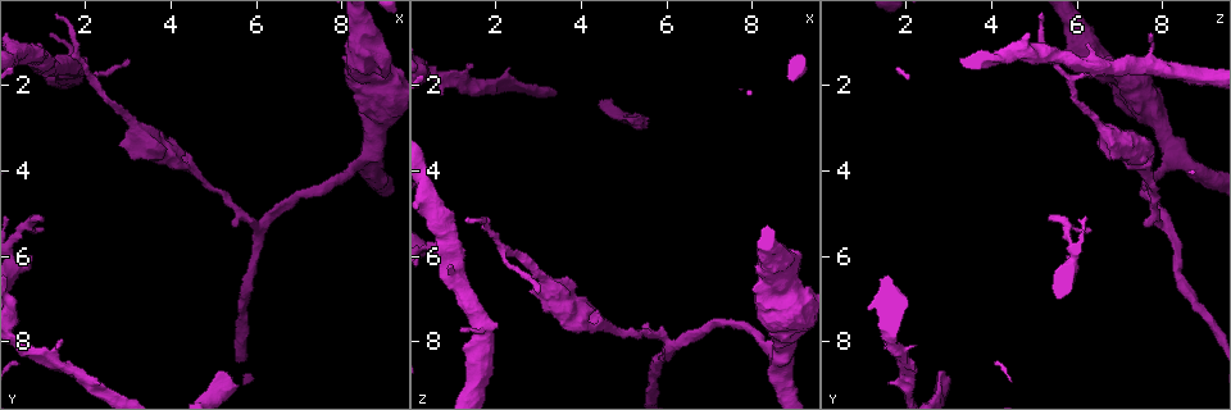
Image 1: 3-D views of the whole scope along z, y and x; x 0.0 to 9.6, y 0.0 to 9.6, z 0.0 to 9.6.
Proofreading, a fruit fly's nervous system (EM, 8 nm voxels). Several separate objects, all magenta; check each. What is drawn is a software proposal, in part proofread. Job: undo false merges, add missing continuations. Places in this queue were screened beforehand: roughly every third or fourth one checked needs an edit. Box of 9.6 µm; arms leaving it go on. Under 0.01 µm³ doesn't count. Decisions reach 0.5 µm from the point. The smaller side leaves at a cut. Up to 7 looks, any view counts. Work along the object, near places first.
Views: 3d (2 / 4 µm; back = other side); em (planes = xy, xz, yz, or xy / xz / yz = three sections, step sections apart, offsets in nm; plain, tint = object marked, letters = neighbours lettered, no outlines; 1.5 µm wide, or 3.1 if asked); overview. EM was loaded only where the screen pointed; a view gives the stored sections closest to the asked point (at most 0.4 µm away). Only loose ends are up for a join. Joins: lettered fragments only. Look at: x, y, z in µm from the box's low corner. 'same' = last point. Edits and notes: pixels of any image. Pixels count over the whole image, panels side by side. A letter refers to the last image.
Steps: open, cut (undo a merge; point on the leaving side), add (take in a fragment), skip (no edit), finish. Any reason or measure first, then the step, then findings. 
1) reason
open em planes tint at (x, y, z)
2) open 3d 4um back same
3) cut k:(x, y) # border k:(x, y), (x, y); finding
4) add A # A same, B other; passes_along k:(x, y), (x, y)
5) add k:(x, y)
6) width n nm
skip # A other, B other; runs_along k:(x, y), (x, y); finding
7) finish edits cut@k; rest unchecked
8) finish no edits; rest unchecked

open 3d 2um at (6.15, 5.25, 8.05)

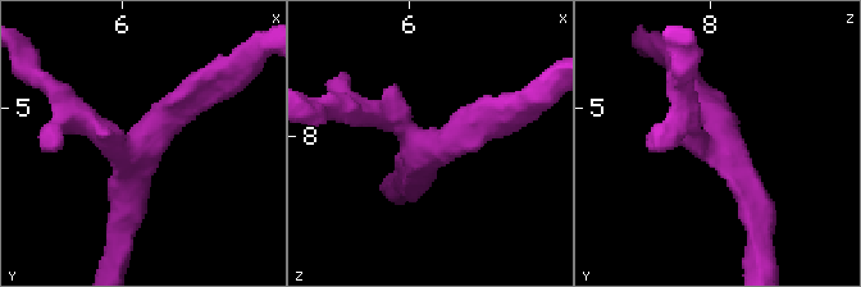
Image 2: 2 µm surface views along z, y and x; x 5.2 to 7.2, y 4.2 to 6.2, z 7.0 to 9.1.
arms 3; arm_widths 170, 200, 200 nm; need the tissue
open em planes letters at (6.12, 5.26, 8.10)

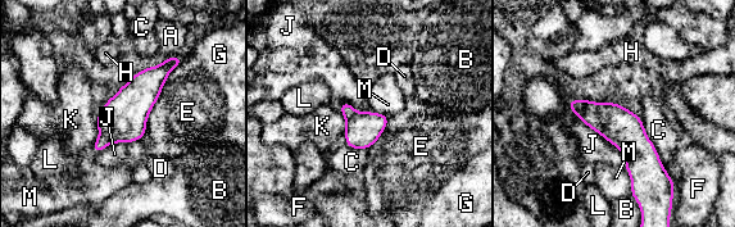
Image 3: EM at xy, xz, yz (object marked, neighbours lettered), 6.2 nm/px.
skip # A other, B other, C other, D other, E other, F other, G other, H other, J other, K other, L other, M other; runs_along 3:(176, 59), (136, 98), (96, 148); continuous, no second neuron

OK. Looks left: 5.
open 3d 4um at (1.20, 0.75, 7.75)

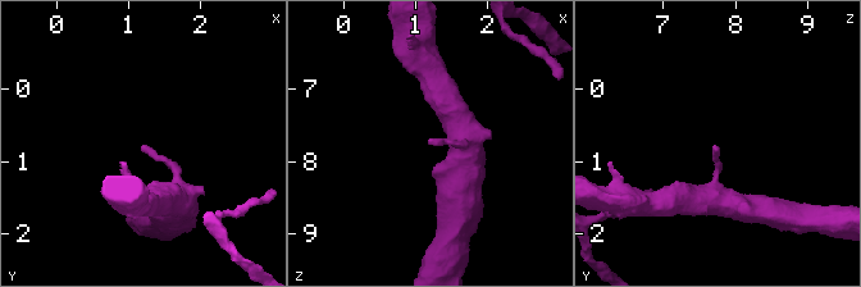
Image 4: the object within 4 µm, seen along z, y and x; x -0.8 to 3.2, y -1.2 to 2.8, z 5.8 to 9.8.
open em yz step 4 letters at (1.20, 0.80, 7.70)

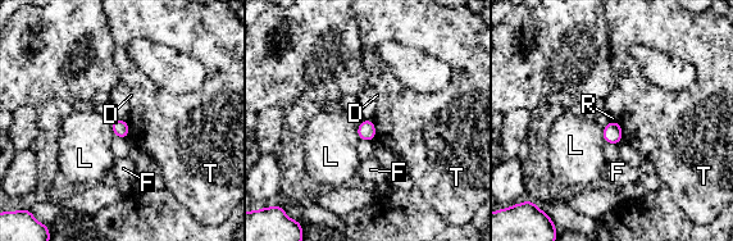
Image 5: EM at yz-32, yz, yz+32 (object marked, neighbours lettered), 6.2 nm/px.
open em planes letters same

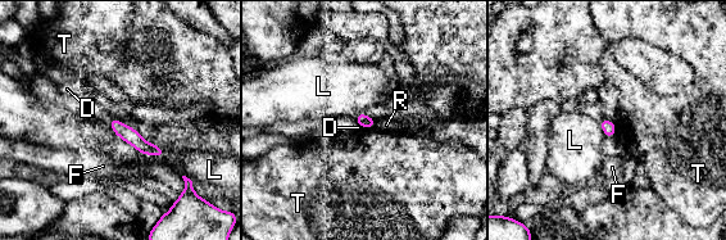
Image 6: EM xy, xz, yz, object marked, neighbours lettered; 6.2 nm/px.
skip # D other, F other, L other, R other, T other; runs_along 6:(113, 122), (143, 146), (160, 153); none of them fits

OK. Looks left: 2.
finish no edits; rest unchecked

